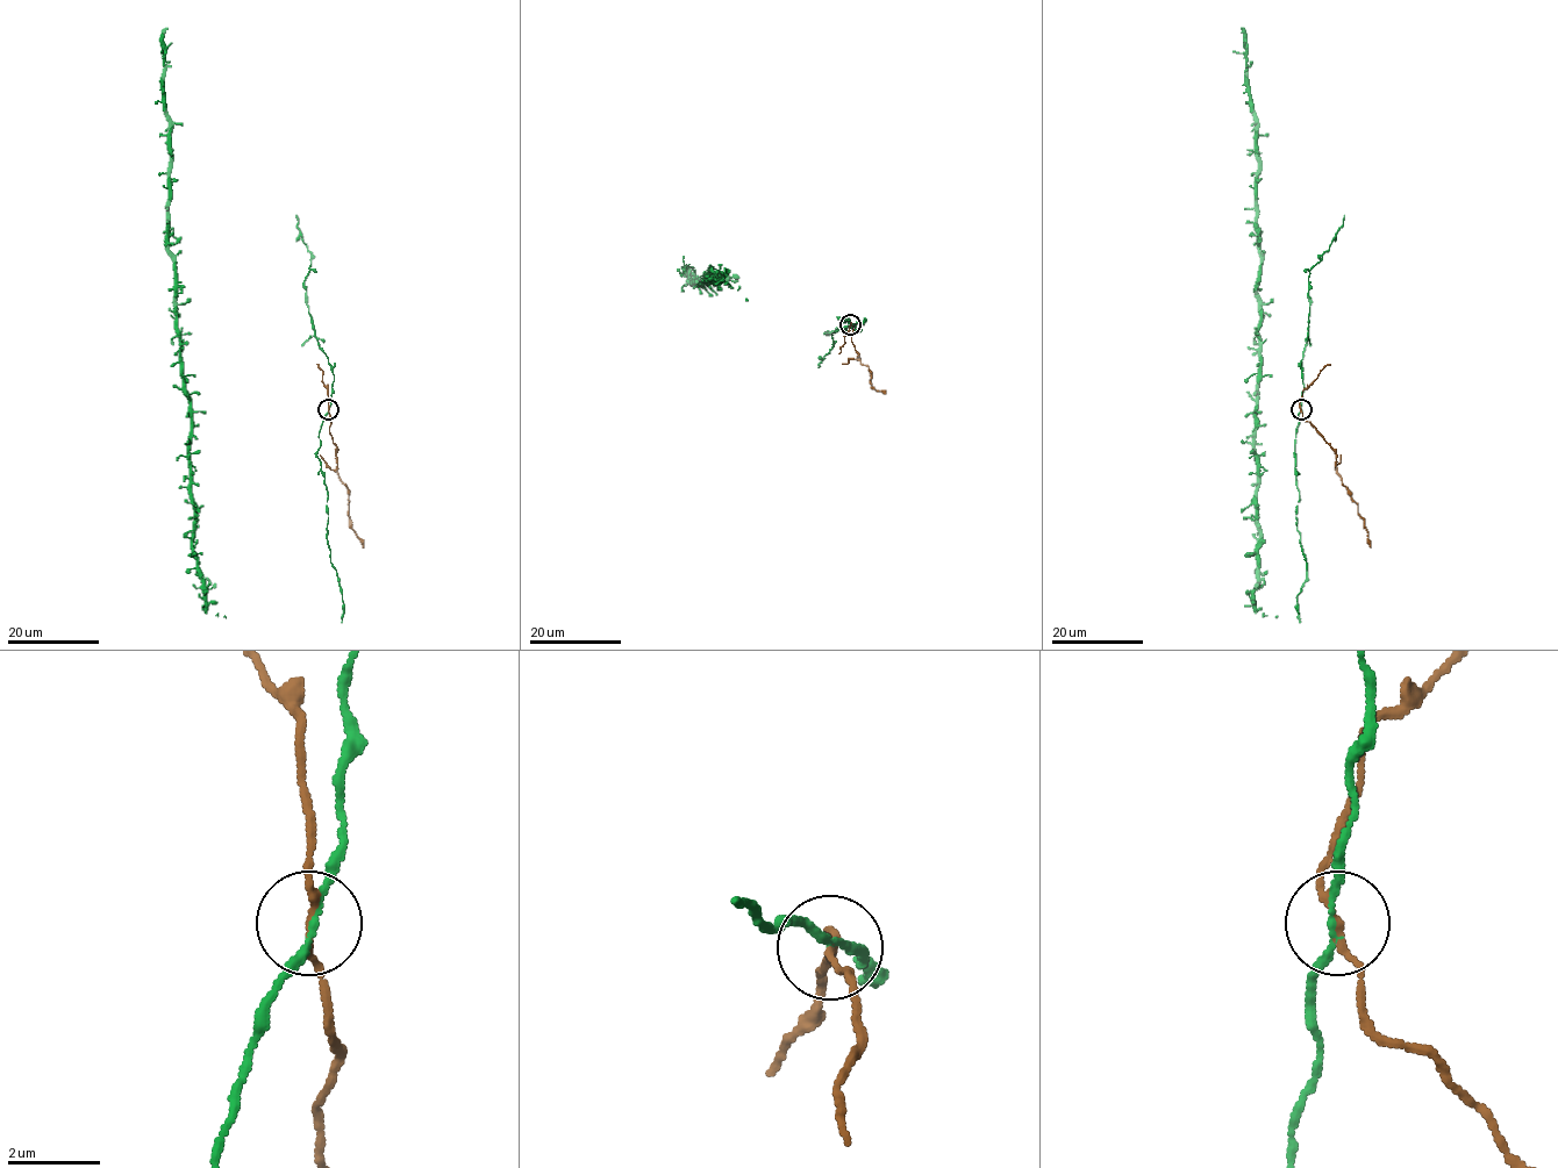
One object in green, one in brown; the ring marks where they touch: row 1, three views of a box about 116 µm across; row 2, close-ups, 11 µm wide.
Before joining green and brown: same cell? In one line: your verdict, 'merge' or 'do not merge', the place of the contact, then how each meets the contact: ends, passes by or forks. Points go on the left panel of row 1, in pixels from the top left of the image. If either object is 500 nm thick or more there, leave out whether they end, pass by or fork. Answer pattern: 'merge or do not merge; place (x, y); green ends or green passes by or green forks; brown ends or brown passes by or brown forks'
do not merge; place (328, 409); green passes by; brown passes by

